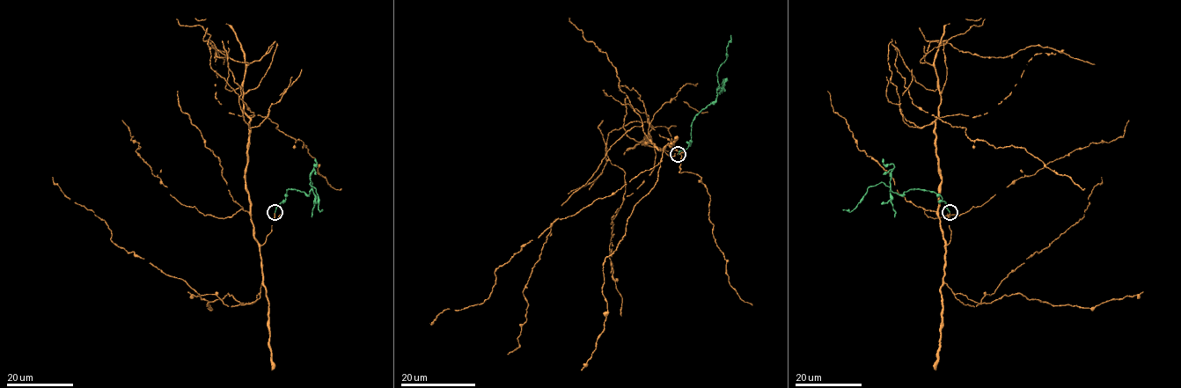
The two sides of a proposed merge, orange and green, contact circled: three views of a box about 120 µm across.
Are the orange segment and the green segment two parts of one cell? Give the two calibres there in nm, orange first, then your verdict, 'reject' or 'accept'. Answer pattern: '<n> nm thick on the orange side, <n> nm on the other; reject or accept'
180 nm thick on the orange side, 170 nm on the other; reject

